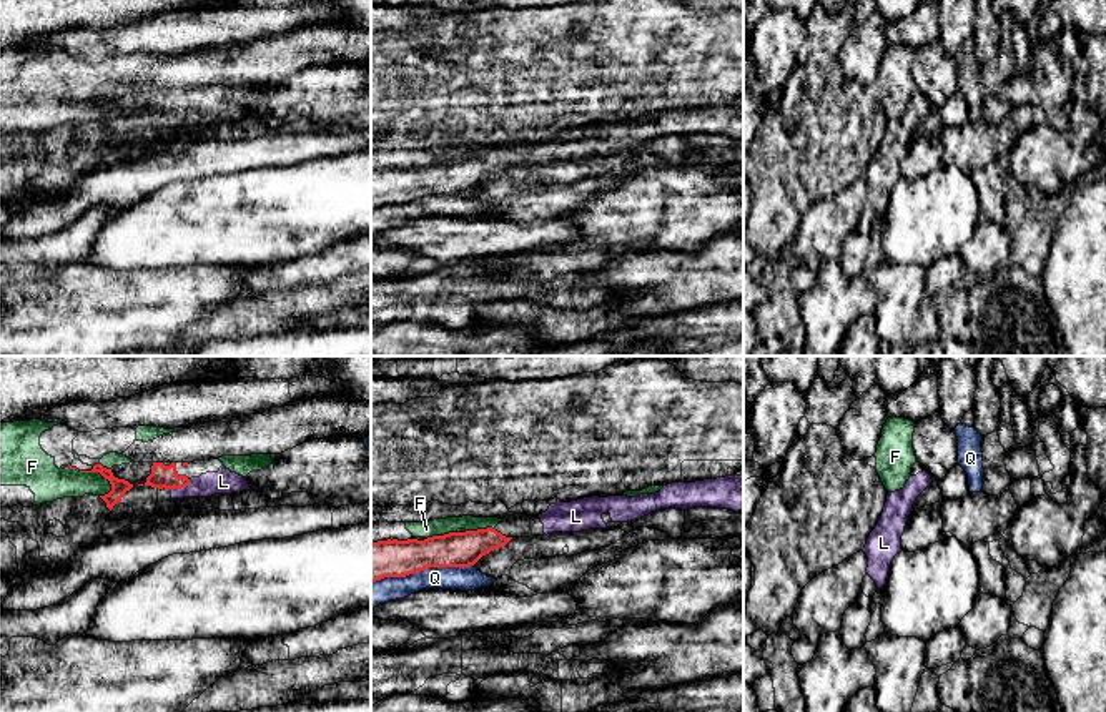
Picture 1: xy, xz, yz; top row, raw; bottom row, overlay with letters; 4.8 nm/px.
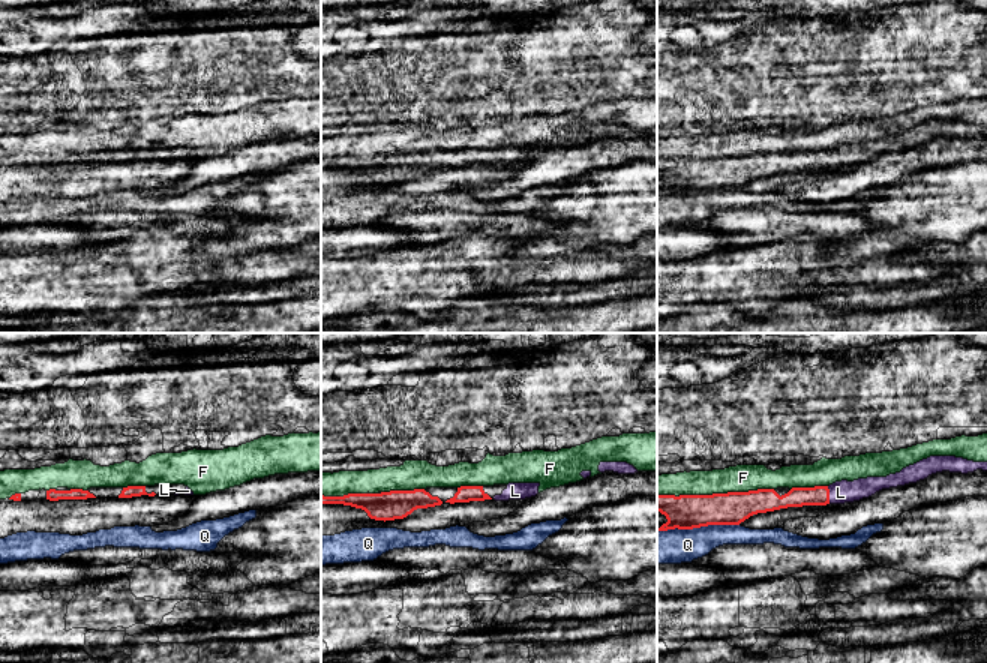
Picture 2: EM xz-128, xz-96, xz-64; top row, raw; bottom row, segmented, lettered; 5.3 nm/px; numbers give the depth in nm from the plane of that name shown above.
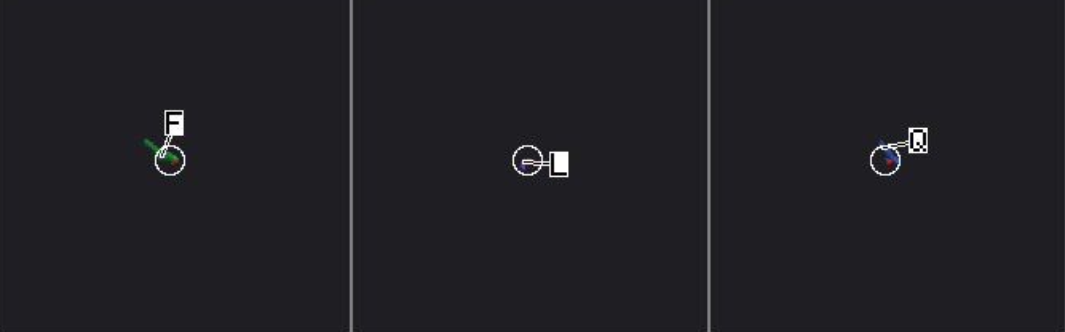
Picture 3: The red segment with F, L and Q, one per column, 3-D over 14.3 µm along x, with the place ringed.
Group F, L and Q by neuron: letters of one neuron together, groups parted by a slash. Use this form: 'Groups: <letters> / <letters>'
Groups: F / L / Q

